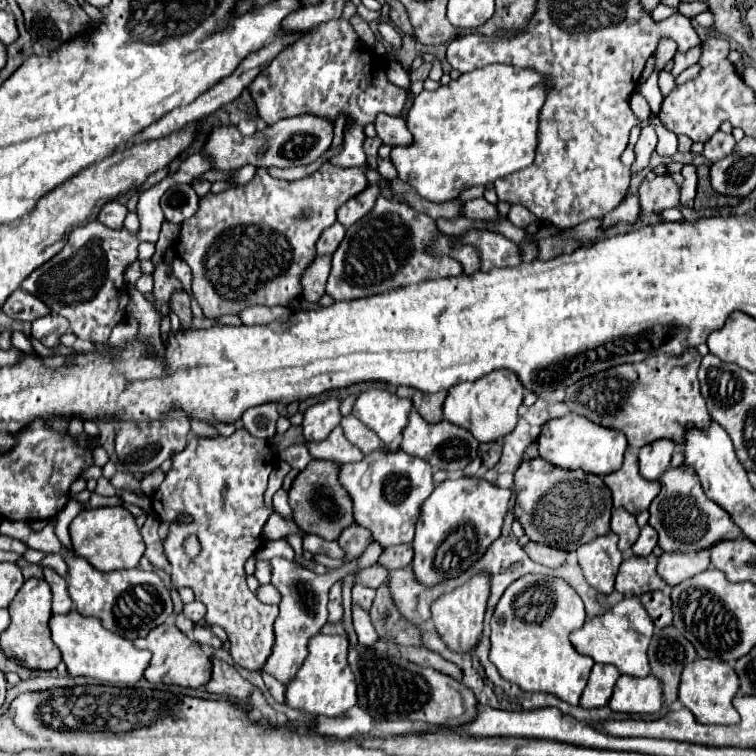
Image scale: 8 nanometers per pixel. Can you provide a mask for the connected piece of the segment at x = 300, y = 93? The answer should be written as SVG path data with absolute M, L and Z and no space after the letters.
M340 18L320 24L308 36L282 50L248 86L264 124L274 124L280 118L304 112L328 118L336 118L338 112L344 112L346 118L354 118L354 124L344 134L342 154L334 156L330 162L338 168L362 166L366 162L362 150L366 138L362 132L364 126L374 122L378 112L400 116L406 102L406 90L388 82L384 58L378 58L372 50L364 48L366 46L358 40L350 22Z

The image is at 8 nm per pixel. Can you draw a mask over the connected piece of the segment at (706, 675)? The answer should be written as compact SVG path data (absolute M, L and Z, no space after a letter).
M696 658L692 664L684 666L680 682L680 702L694 712L696 720L702 724L736 724L740 720L736 708L732 706L734 694L740 690L738 676L732 664L712 658Z

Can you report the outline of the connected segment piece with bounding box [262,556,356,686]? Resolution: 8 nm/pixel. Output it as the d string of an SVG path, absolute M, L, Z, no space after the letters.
M280 556L272 558L270 566L272 566L272 586L278 588L278 592L282 594L282 600L280 600L280 614L274 622L276 638L274 638L272 654L268 656L262 672L274 676L280 684L288 686L292 682L292 676L296 676L300 664L308 656L308 640L312 636L316 636L320 632L320 628L326 624L328 590L332 588L332 584L338 578L344 578L356 570L356 560L344 562L340 568L330 568L326 574L316 574L316 572L296 564L294 560L286 560Z

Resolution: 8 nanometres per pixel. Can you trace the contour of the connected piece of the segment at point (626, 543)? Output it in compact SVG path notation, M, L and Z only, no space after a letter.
M616 508L616 510L612 512L610 530L620 536L618 548L620 548L624 554L630 554L632 544L634 544L634 542L638 540L638 536L640 536L640 528L638 528L638 524L636 524L636 516L630 514L630 512L626 512L624 508Z

